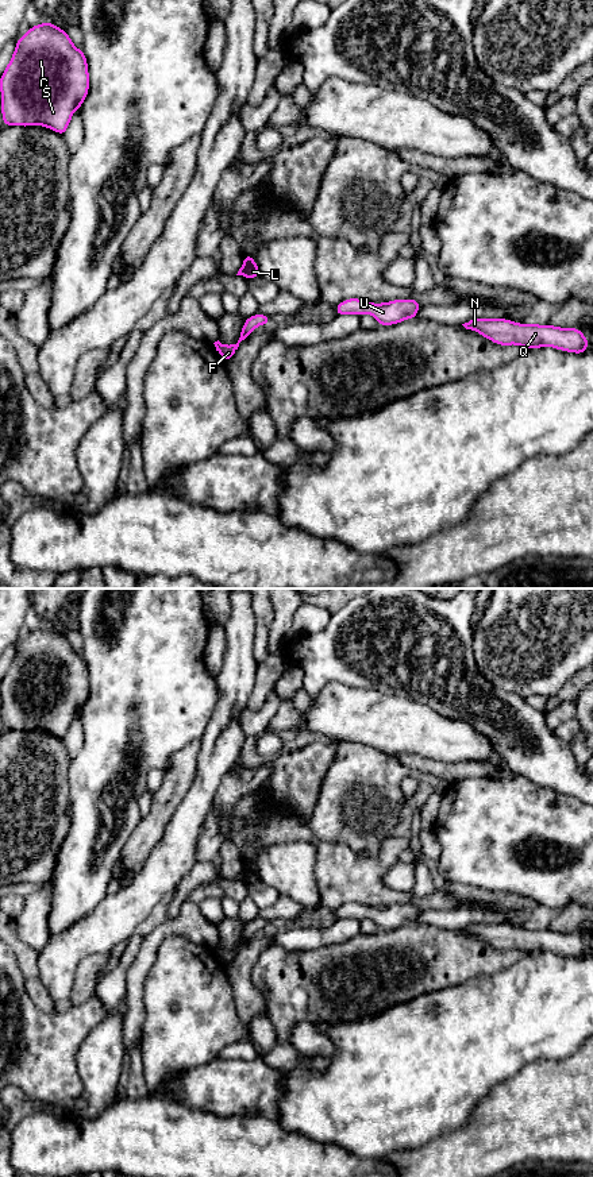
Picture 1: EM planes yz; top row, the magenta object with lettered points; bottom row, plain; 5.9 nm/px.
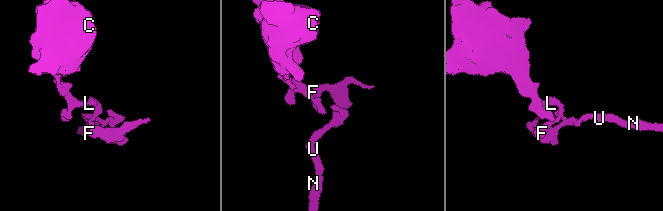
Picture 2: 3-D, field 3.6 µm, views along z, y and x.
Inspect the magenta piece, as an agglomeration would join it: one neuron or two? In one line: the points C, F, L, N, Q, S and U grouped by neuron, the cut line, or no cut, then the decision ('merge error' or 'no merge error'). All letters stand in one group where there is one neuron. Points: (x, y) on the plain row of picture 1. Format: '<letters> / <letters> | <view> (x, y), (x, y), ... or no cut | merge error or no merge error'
C S / F L N Q U | yz (241, 872), (242, 879) | merge error

